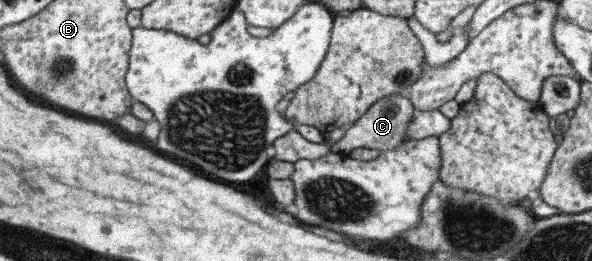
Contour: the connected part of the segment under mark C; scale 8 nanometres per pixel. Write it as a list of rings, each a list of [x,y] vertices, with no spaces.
[[[405,94],[386,95],[366,109],[366,112],[349,126],[342,138],[334,144],[330,144],[329,148],[332,152],[343,151],[346,153],[358,147],[377,149],[380,152],[394,149],[405,140],[406,126],[410,123],[414,111],[416,110],[412,108],[410,100]]]

